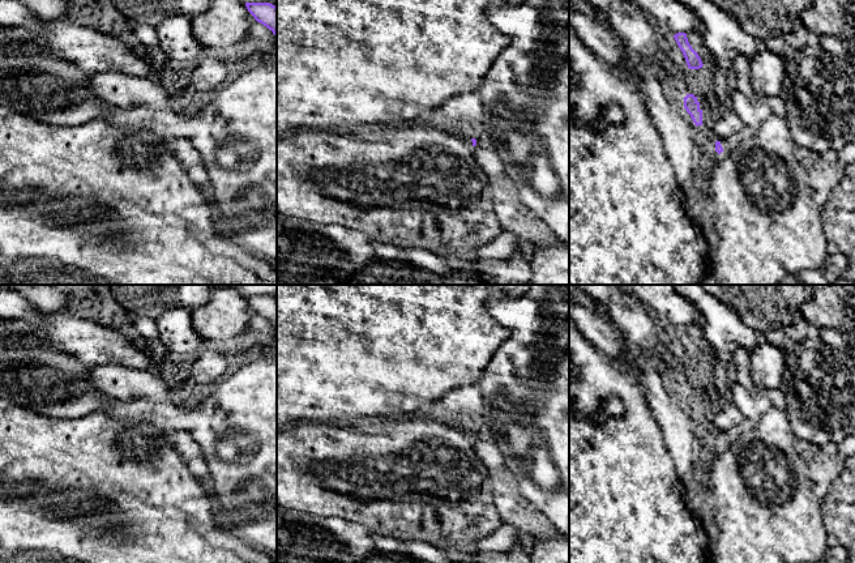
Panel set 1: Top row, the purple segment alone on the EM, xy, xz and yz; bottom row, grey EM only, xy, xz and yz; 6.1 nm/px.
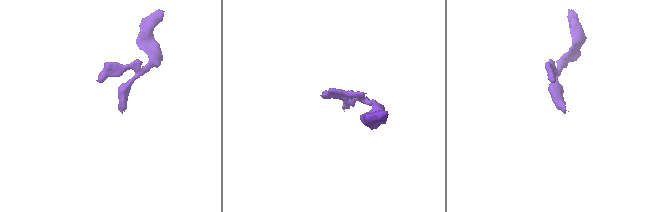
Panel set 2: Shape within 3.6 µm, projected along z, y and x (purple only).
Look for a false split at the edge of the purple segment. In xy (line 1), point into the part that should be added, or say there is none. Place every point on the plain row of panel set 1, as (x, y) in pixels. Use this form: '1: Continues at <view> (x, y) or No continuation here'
1: No continuation here

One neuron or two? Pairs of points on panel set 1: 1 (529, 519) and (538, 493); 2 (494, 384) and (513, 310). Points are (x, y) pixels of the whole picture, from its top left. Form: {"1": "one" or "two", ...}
{"1": "two", "2": "one"}

